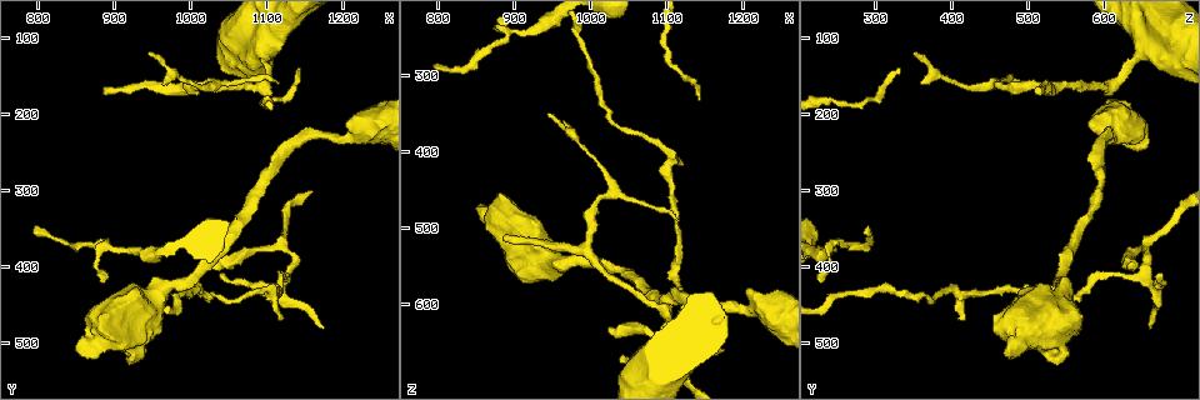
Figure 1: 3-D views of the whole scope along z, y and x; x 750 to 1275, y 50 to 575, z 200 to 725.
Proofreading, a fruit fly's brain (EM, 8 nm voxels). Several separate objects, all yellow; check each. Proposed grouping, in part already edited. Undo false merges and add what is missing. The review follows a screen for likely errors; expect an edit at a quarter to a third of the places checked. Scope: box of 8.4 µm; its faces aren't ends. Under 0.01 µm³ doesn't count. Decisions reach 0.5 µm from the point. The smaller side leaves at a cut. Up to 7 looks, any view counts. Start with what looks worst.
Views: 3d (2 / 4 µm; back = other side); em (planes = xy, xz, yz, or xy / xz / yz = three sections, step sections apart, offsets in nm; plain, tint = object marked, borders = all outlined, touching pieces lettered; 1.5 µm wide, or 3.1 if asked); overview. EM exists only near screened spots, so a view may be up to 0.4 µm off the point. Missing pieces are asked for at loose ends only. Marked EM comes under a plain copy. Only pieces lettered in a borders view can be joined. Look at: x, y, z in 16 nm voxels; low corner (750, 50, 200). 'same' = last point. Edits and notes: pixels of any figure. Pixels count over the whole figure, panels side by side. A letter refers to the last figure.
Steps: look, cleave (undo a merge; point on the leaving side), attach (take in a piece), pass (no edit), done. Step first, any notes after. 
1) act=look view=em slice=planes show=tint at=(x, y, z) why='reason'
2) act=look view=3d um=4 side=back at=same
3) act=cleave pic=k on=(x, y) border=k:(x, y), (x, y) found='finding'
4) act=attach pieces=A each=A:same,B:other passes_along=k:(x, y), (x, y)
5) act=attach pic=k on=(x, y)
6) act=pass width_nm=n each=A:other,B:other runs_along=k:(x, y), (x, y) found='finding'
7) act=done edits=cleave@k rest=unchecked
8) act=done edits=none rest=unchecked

act=look view=em slice=planes show=tint at=(855, 510, 470) why='stops while still wide'

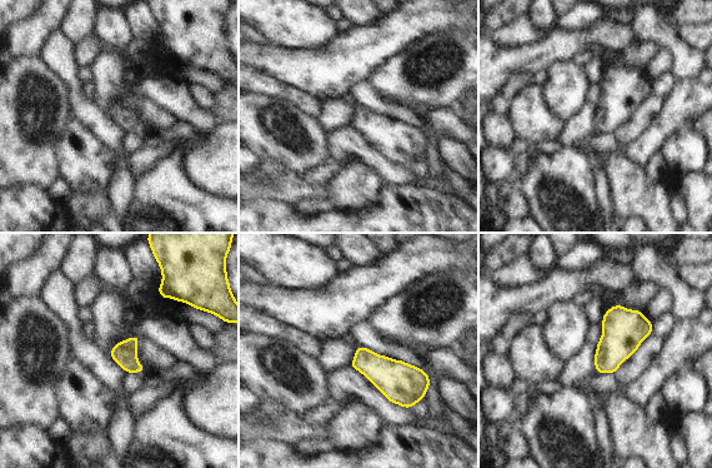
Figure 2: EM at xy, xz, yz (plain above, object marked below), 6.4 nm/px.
act=look view=em slice=planes show=borders at=same

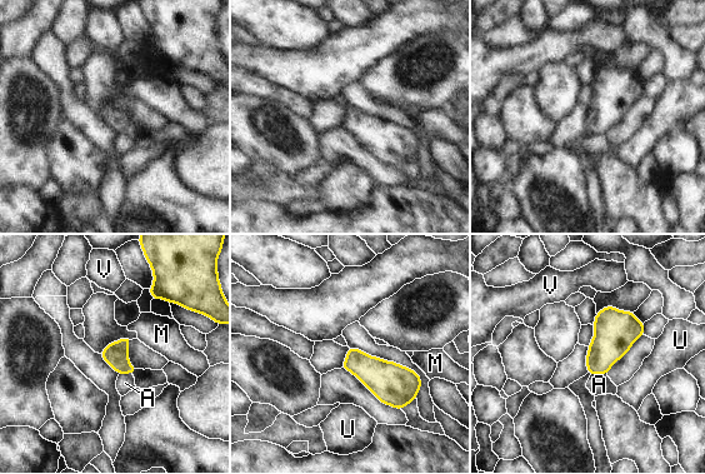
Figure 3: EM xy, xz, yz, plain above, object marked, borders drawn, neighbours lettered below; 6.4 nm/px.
act=pass longest_contact=A:100nm each=A:other,M:other,U:other,V:other found='no lettered piece goes on from it'

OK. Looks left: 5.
act=look view=3d um=2 side=back at=(1130, 410, 650) why='four or more arms meet'

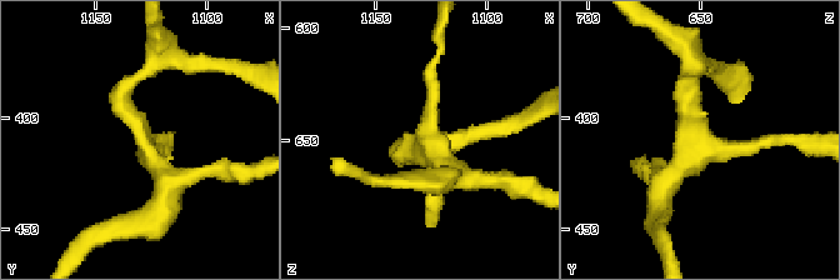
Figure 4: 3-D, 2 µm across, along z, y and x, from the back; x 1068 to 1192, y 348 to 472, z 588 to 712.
act=look view=em slice=planes show=borders at=(1126, 414, 649) arms=4

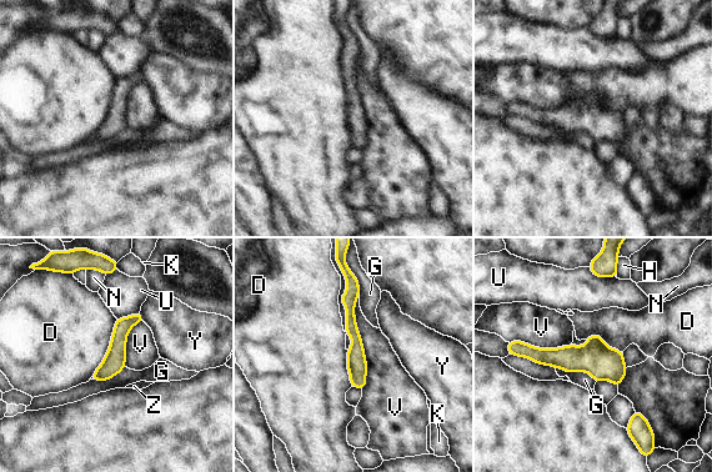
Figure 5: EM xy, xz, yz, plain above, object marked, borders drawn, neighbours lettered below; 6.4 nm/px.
act=pass each=D:other,G:other,H:other,K:other,N:other,U:other,V:other,Y:other,Z:other found='all the same cell'

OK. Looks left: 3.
act=look view=em slice=xy step=4 show=tint at=(1120, 470, 415) why='free end'

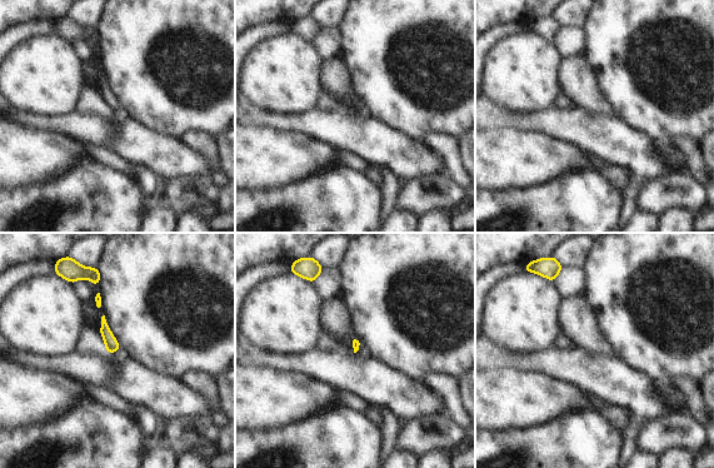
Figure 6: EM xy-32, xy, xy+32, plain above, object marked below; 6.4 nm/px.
act=look view=em slice=planes show=borders at=same

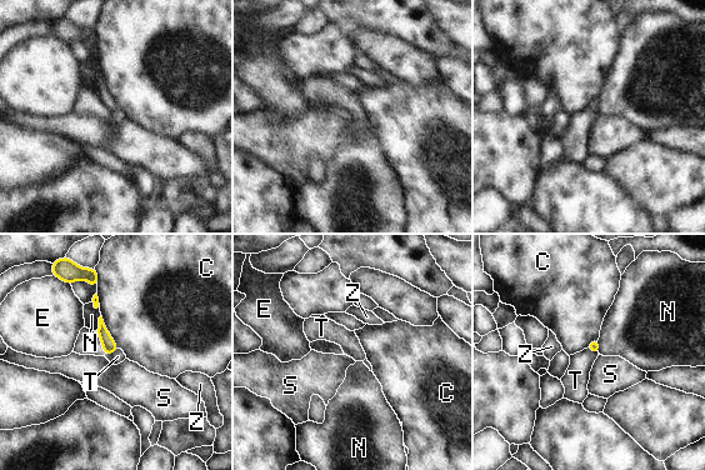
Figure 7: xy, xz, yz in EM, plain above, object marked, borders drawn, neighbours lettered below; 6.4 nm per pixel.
act=pass each=C:other,E:other,N:other,S:other,T:other,Z:other border=7:(118, 348), (105, 354) found='no lettered piece goes on from it'

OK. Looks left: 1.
act=done edits=none rest=unchecked

